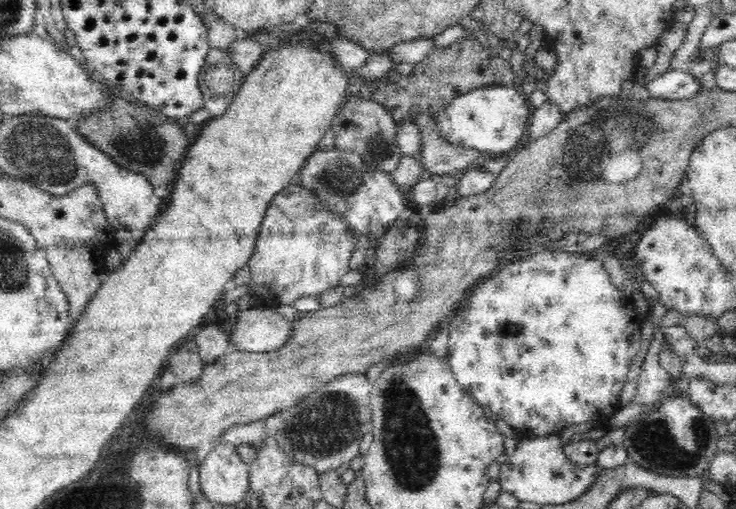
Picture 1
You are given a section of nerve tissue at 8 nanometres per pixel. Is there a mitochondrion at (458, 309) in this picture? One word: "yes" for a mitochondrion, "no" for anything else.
no

